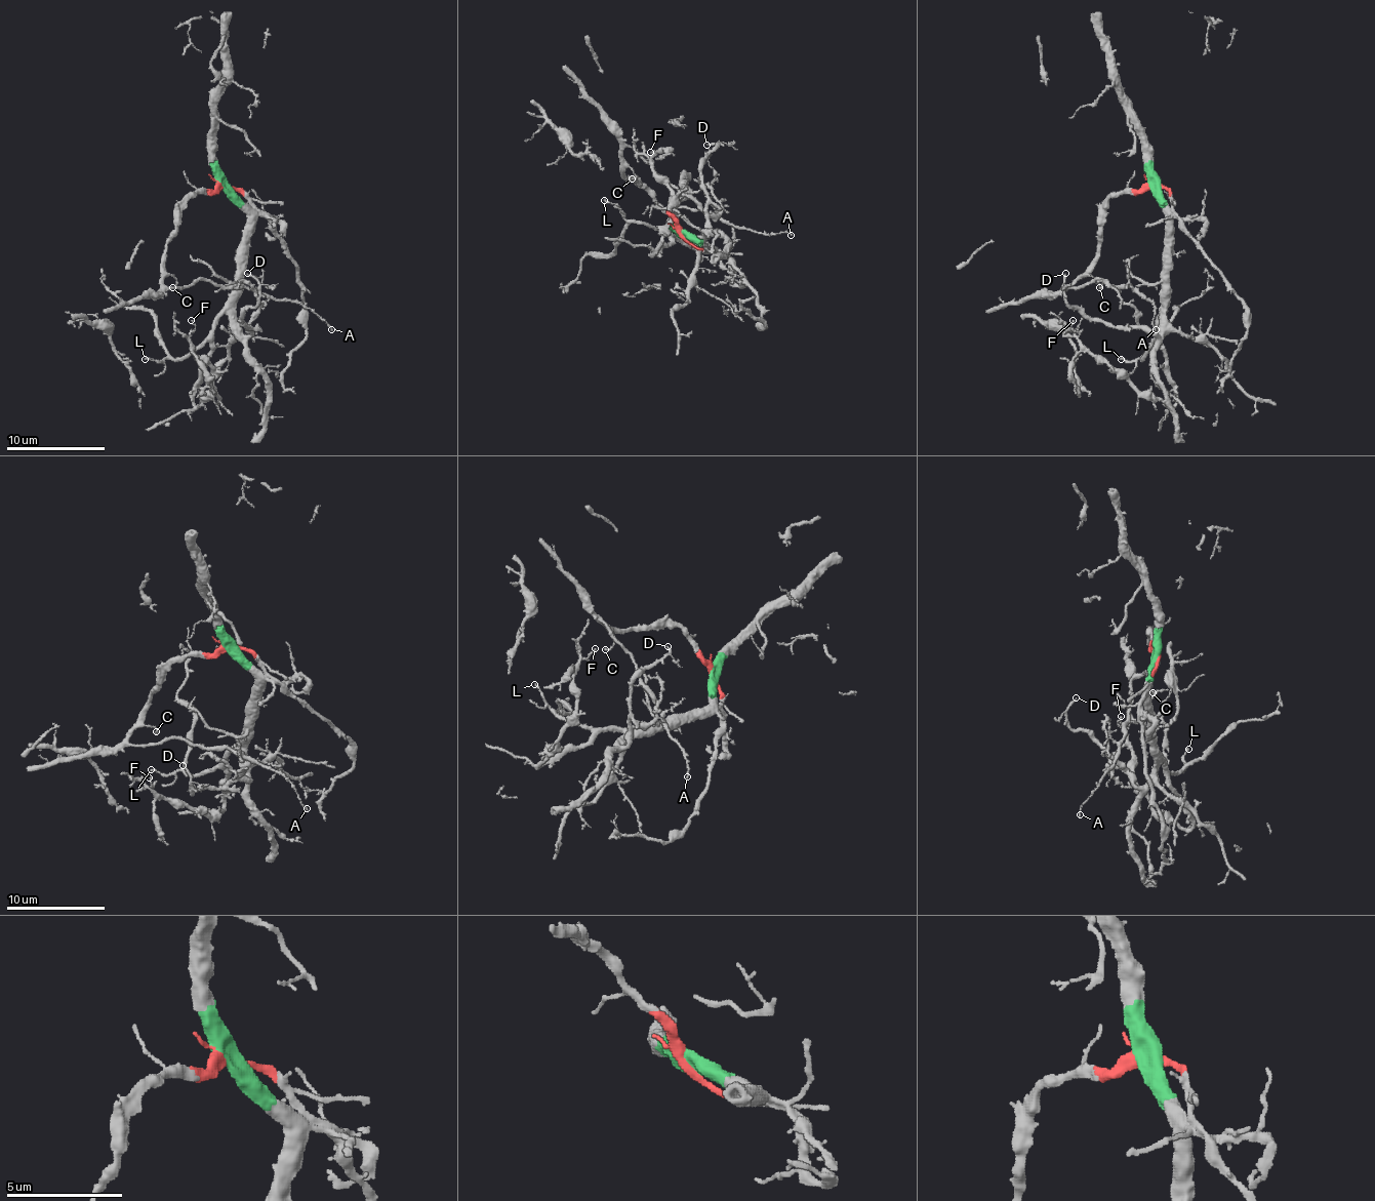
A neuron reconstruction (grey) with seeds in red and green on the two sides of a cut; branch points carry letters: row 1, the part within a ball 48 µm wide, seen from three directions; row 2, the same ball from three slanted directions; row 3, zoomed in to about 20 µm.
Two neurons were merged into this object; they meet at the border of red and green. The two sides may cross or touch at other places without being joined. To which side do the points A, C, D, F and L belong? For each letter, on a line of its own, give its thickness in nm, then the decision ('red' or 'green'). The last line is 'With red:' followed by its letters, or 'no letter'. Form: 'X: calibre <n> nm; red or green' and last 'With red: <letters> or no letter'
A: calibre 110 nm; red
C: calibre 130 nm; red
D: calibre 160 nm; green
F: calibre 100 nm; green
L: calibre 120 nm; green
With red: A, C

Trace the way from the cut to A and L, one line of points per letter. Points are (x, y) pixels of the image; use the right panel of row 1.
A: (1155, 186), (1125, 189), (1107, 201), (1097, 257), (1068, 287), (1102, 280), (1132, 287), (1153, 303), (1155, 329)
L: (1155, 186), (1165, 215), (1165, 297), (1160, 329), (1142, 357), (1130, 362), (1120, 359)

